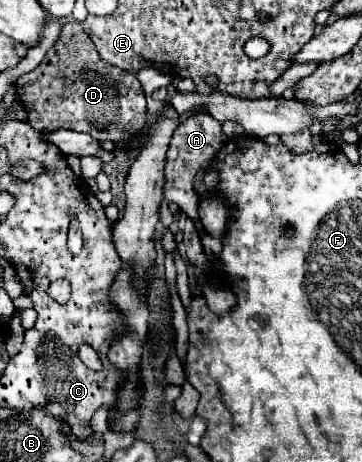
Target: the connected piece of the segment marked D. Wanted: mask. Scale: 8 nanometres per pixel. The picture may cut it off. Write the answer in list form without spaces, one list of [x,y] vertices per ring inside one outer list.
[[[76,21],[64,23],[60,37],[54,47],[48,49],[44,61],[34,71],[18,77],[16,95],[28,113],[28,123],[40,133],[64,127],[88,133],[98,141],[110,139],[122,145],[132,141],[126,139],[128,133],[144,133],[148,125],[146,97],[138,77],[128,71],[116,71],[116,67],[104,63],[92,39]]]

